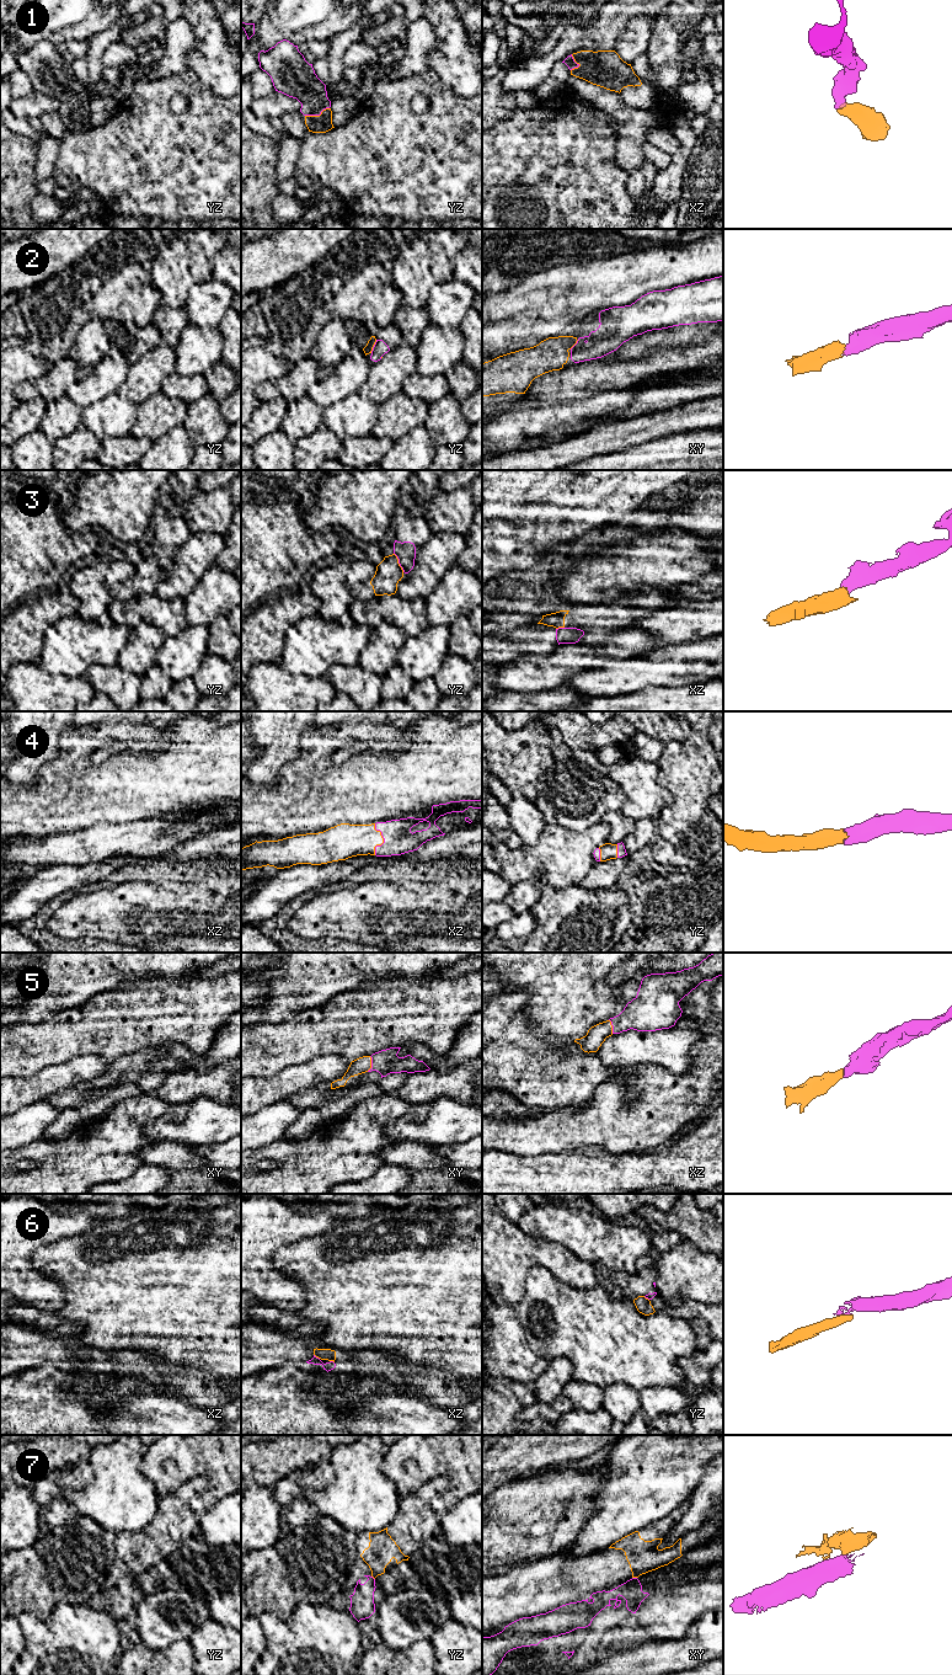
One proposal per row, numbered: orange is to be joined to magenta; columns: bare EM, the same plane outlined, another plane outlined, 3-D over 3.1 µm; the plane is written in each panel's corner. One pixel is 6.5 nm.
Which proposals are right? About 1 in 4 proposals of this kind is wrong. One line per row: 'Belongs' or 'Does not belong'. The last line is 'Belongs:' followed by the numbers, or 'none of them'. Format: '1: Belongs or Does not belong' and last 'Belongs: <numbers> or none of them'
1: Belongs
2: Belongs
3: Does not belong
4: Belongs
5: Belongs
6: Does not belong
7: Does not belong
Belongs: 1, 2, 4, 5

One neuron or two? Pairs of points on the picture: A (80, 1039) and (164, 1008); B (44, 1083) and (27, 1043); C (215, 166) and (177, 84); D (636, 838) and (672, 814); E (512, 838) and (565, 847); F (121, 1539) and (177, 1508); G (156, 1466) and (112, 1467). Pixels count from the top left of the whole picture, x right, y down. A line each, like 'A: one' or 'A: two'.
A: one
B: two
C: one
D: two
E: two
F: one
G: two

